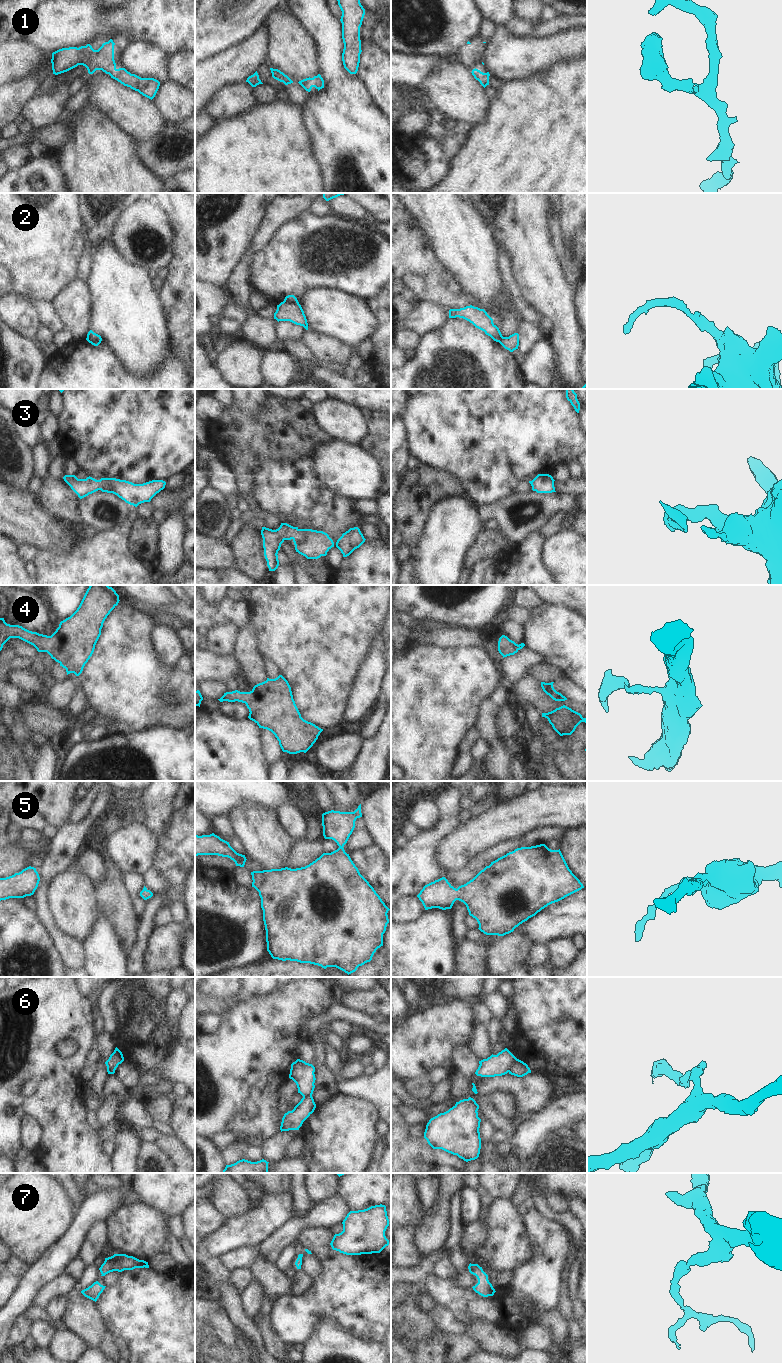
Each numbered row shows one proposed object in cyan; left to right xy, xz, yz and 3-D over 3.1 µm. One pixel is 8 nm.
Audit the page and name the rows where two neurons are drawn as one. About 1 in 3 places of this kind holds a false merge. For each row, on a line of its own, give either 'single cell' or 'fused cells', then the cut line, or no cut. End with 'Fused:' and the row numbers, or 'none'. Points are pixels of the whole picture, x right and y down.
1: single cell; no cut
2: fused cells; cut in xz along (284, 300), (297, 302)
3: single cell; no cut
4: single cell; no cut
5: single cell; no cut
6: fused cells; cut in yz along (516, 1058), (508, 1071)
7: single cell; no cut
Fused: 2, 6

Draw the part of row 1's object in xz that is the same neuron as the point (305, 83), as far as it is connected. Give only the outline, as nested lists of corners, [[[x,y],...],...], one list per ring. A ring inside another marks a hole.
[[[320,74],[313,78],[306,78],[298,82],[306,91],[310,92],[313,87],[318,91],[324,88],[324,80]]]

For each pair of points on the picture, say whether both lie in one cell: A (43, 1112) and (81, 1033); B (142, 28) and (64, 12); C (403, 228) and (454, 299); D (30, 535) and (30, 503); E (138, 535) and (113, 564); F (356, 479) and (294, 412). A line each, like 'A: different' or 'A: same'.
A: same
B: same
C: same
D: same
E: different
F: different

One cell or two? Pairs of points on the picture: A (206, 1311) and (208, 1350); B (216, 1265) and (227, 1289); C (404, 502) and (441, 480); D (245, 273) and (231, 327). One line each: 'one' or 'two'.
A: one
B: one
C: one
D: one

